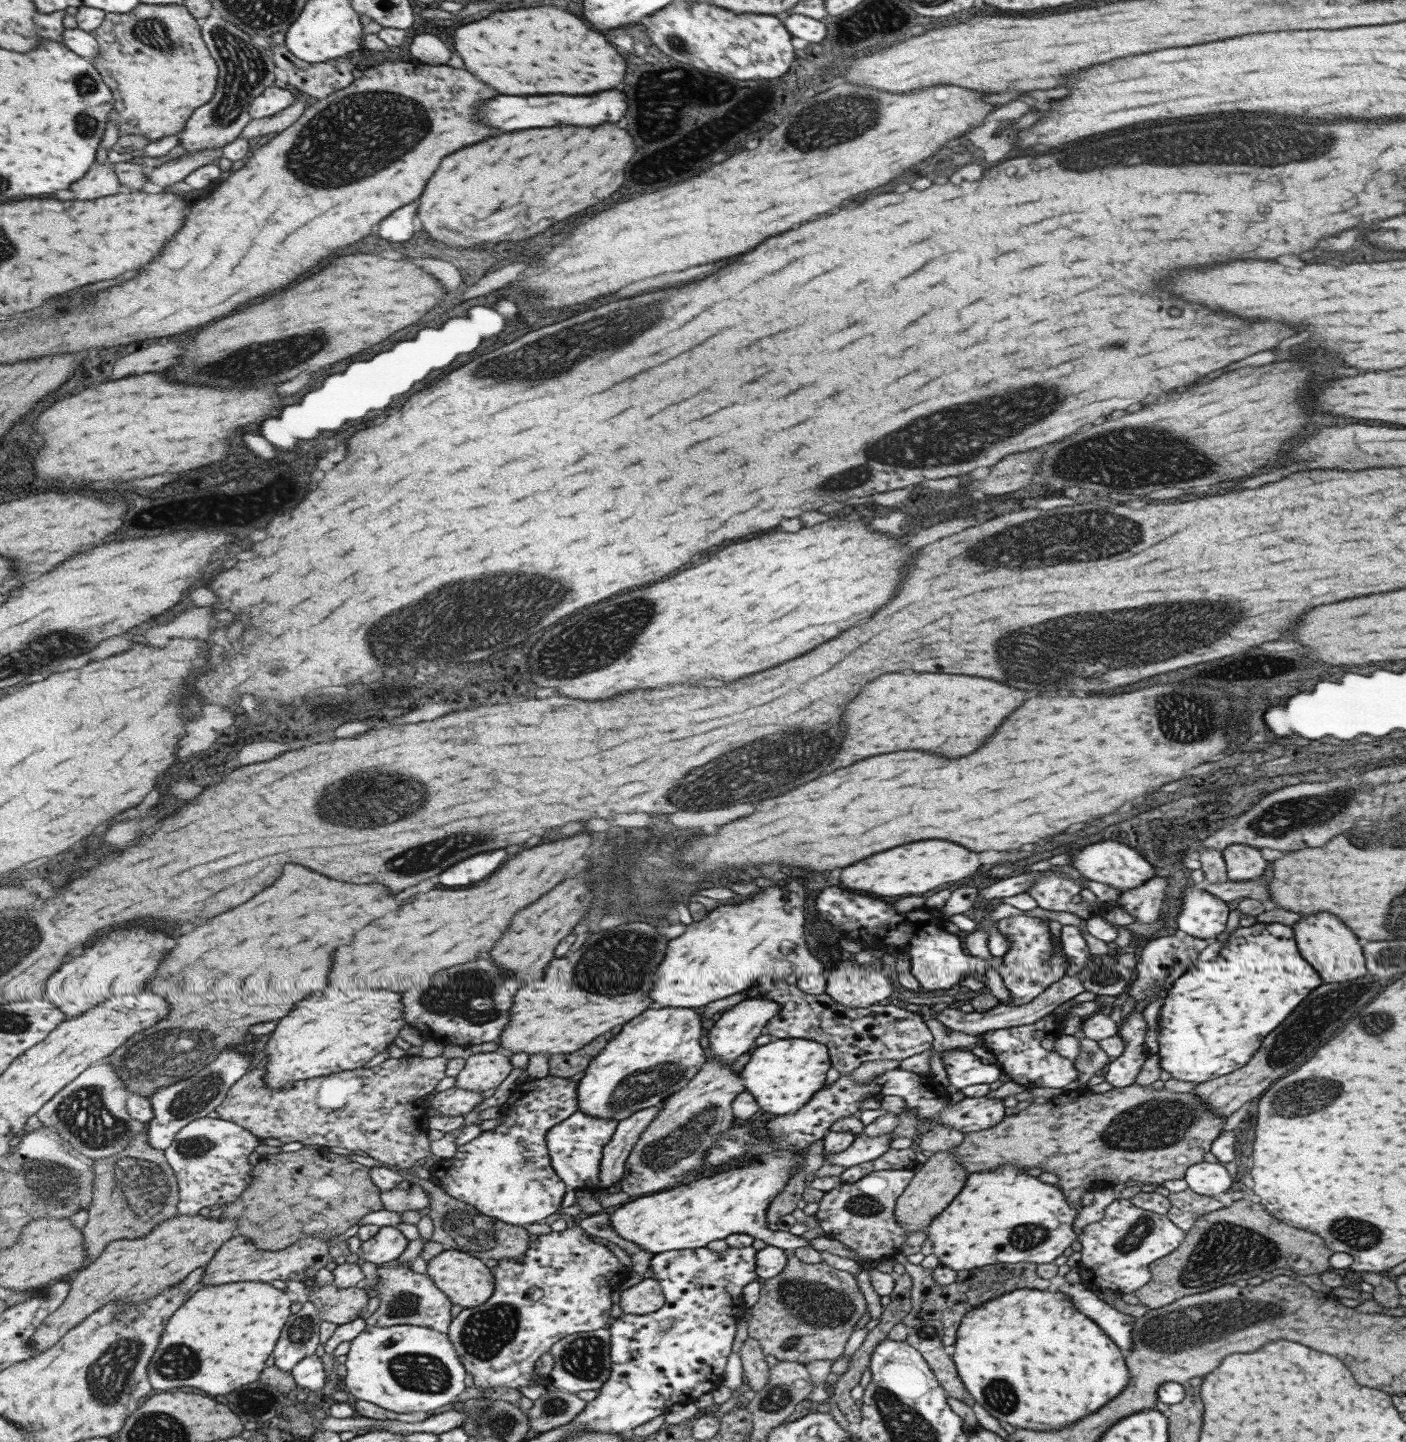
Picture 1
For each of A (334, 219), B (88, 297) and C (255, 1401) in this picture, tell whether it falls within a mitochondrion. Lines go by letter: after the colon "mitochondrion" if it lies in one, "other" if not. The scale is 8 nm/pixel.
A: other
B: other
C: mitochondrion

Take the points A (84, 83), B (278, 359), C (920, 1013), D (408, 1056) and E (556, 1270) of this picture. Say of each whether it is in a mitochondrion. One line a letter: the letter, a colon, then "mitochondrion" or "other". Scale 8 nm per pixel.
A: mitochondrion
B: mitochondrion
C: other
D: other
E: other

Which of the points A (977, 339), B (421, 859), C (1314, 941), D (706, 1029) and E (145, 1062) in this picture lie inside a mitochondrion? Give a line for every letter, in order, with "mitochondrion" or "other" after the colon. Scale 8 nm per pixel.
A: other
B: mitochondrion
C: other
D: other
E: mitochondrion

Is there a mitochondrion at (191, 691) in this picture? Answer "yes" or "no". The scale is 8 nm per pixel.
no

